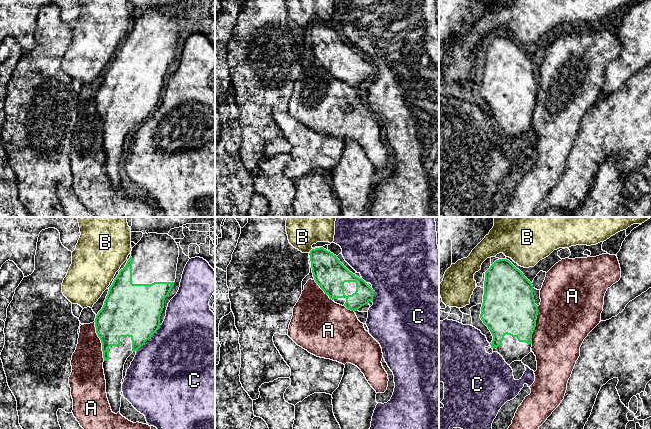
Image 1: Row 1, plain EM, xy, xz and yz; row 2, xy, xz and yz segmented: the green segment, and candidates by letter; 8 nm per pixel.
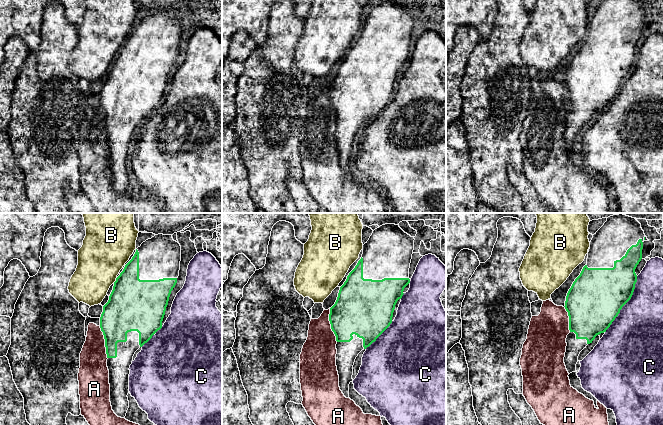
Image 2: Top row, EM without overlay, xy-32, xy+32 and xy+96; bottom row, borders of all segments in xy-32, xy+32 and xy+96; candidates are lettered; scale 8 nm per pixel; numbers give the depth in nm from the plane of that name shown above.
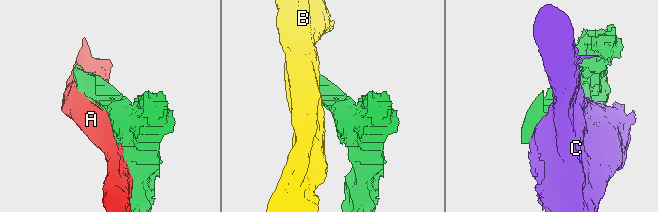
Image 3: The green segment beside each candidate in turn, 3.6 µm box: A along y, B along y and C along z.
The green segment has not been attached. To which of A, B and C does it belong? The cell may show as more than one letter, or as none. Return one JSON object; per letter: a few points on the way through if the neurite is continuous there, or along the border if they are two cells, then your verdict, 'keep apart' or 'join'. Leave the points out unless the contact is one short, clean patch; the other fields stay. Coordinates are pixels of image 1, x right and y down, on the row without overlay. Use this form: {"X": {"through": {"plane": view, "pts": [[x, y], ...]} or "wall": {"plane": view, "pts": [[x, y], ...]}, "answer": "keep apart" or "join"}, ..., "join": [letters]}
{"A": {"answer": "keep apart"}, "B": {"answer": "keep apart"}, "C": {"answer": "keep apart"}, "join": []}

